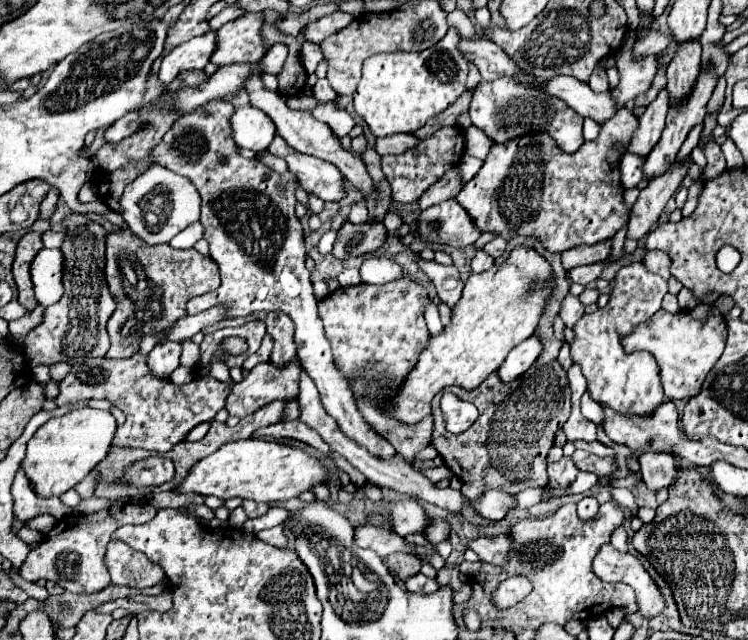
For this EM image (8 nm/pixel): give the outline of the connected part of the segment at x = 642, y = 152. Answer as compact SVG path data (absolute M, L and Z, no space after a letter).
M662 91L658 99L652 101L646 107L646 113L638 119L638 129L634 131L628 153L638 155L638 157L648 157L648 153L660 141L660 135L664 131L666 113L668 113L668 95L666 91Z

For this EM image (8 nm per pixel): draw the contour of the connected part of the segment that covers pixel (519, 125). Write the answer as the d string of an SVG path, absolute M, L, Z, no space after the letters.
M526 75L520 77L502 77L494 81L482 81L470 101L472 125L482 129L494 143L506 143L516 137L528 135L530 131L548 133L564 153L576 153L582 143L582 117L568 107L566 101L560 101L552 95L546 95L540 89L538 79Z

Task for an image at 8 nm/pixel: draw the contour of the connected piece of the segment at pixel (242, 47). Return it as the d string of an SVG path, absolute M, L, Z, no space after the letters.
M246 13L216 31L216 49L210 57L218 67L234 63L256 63L264 53L260 37L262 13Z

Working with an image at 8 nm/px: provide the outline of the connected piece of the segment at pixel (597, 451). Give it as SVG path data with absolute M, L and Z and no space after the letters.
M576 441L574 445L576 445L576 449L584 449L584 451L588 451L588 453L598 455L598 457L610 457L610 455L612 455L612 449L606 447L606 445L602 445L602 443L598 443L598 441L594 441L594 443Z

